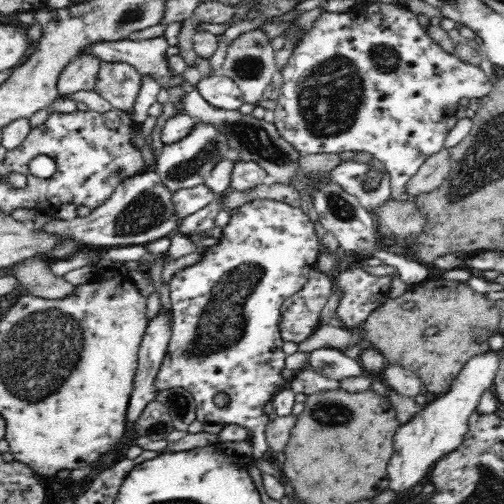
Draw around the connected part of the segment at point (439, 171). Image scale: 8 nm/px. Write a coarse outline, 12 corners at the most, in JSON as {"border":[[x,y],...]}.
{"border":[[449,148],[430,155],[408,180],[410,198],[432,192],[450,172]]}

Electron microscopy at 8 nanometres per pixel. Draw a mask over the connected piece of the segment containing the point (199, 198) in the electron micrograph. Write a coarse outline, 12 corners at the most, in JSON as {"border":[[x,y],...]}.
{"border":[[205,184],[171,191],[177,223],[202,210],[214,193]]}

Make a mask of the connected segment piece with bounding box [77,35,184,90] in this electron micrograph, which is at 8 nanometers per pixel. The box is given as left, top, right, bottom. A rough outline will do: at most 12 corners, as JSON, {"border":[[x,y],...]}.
{"border":[[164,35],[143,41],[105,40],[87,44],[77,56],[127,62],[141,76],[154,74],[162,89],[178,86],[171,76]]}

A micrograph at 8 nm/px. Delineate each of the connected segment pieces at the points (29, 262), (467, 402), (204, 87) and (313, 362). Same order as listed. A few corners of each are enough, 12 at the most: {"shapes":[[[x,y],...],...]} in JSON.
{"shapes":[[[48,254],[10,265],[28,294],[44,299],[68,296],[73,286],[50,271]],[[500,355],[471,356],[394,434],[400,494],[464,443]],[[220,73],[197,83],[198,95],[214,108],[244,103],[236,83]],[[317,348],[308,365],[339,381],[366,374],[341,349]]]}

